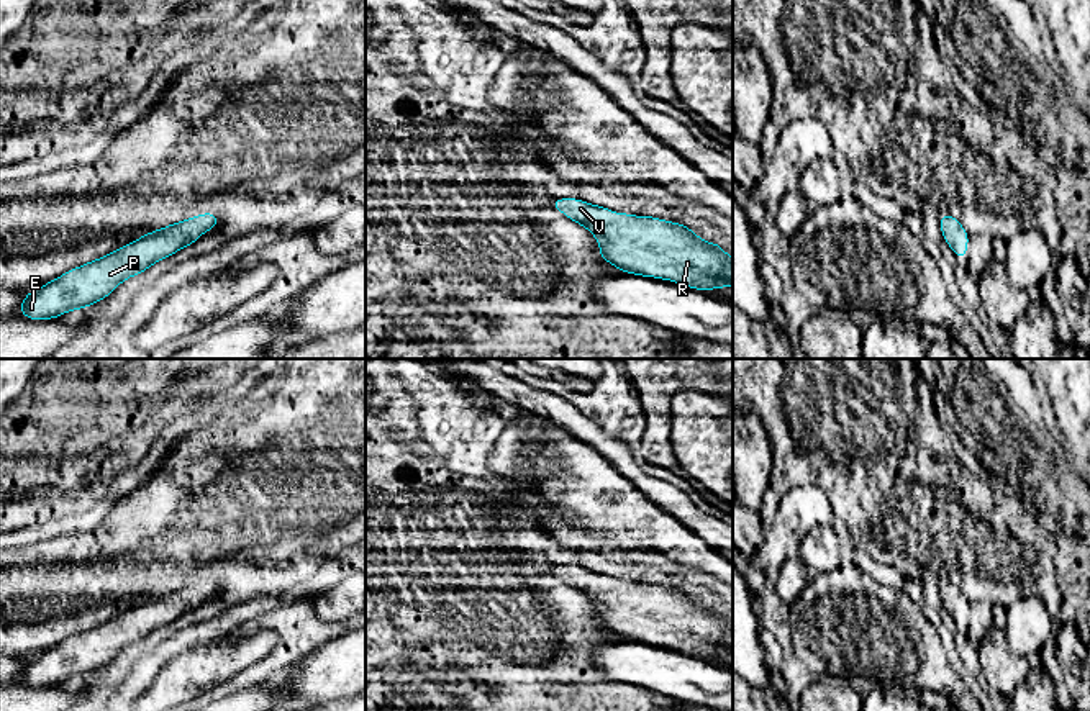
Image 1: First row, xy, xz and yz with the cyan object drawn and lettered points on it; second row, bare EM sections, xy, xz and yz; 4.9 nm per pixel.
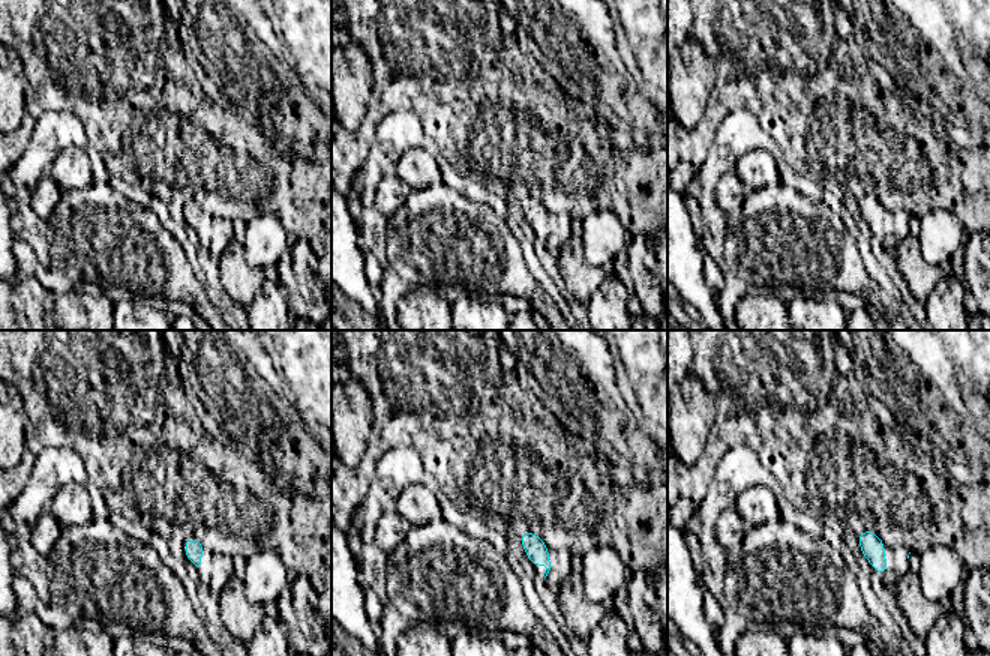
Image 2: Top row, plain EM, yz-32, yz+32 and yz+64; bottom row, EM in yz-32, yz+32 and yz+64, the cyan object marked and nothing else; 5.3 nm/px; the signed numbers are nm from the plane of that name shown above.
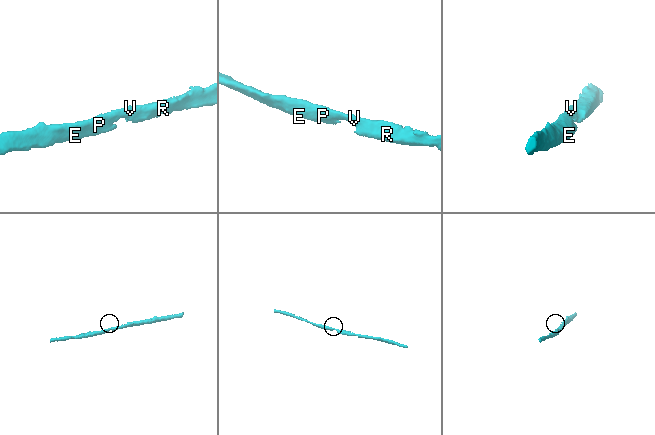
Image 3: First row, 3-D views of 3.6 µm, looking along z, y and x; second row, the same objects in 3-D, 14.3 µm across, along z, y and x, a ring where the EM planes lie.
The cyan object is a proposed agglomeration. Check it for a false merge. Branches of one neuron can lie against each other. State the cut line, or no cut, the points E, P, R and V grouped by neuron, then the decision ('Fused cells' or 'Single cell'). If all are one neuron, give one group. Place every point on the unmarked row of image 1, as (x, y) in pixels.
No split. Groups: E P R V. Single cell

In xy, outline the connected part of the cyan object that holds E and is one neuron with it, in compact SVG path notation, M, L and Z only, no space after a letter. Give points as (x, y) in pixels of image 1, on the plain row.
M207 578L197 585L146 600L97 627L67 637L41 655L26 659L18 677L26 686L54 686L72 677L93 673L126 645L146 639L154 629L174 623L182 614L195 611L205 598L215 596L218 590L220 583Z

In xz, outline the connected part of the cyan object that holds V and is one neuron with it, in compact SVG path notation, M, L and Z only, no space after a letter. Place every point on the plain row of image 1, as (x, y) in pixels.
M552 565L551 575L587 595L598 608L602 627L624 641L672 647L695 657L733 654L733 624L724 621L721 609L703 608L688 593L654 583L618 582L579 565Z

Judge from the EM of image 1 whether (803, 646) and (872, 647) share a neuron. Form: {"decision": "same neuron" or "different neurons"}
{"decision": "same neuron"}

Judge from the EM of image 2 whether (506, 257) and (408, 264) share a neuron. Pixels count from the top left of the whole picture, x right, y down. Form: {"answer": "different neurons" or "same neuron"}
{"answer": "same neuron"}

